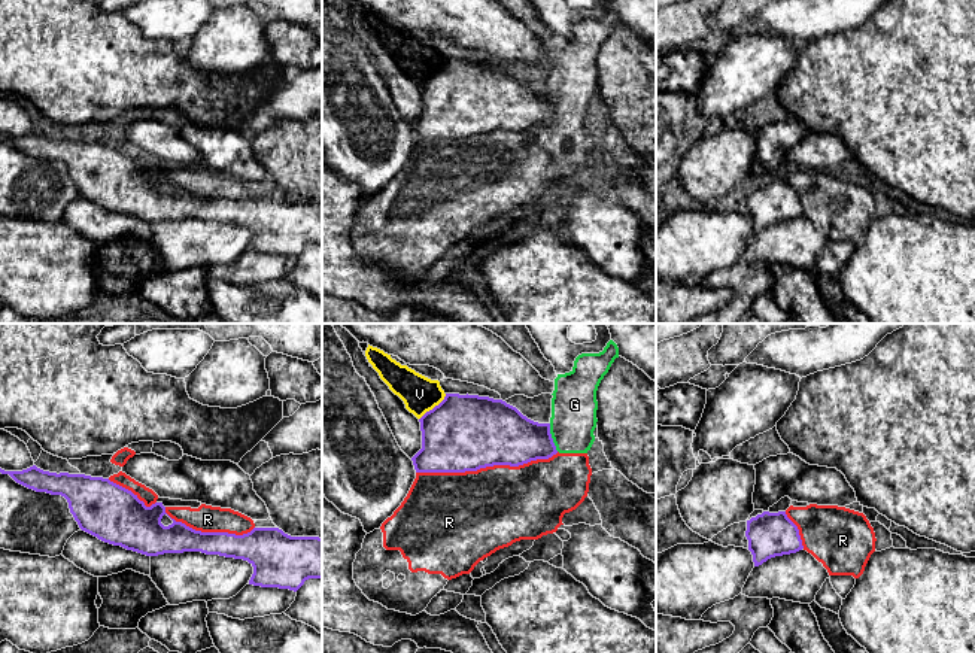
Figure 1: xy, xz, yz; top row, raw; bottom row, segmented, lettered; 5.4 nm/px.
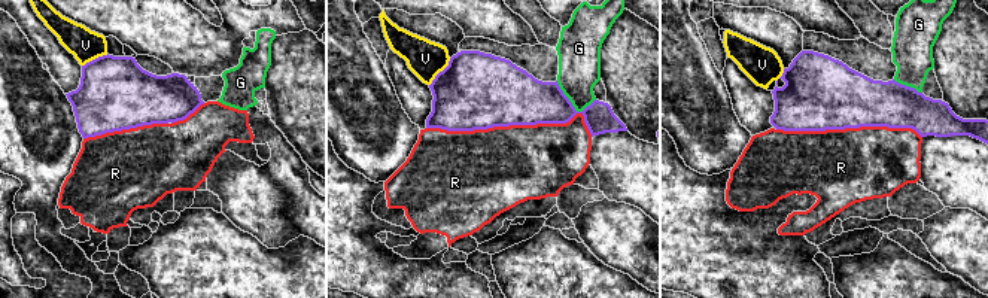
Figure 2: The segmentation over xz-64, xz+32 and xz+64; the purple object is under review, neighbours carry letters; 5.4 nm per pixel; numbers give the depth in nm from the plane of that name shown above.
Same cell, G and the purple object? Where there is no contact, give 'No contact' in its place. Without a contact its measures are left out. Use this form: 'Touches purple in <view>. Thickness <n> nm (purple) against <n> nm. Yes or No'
Touches purple in xz. Thickness 300 nm (purple) against 240 nm. No

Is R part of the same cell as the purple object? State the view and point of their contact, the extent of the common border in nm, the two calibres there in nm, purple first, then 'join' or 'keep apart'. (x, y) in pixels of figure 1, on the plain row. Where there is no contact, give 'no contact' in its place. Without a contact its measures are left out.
xz (486, 131) | 800 nm | 420/440 nm | keep apart

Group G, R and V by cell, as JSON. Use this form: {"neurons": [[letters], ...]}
{"neurons": [["G", "R"], ["V"]]}

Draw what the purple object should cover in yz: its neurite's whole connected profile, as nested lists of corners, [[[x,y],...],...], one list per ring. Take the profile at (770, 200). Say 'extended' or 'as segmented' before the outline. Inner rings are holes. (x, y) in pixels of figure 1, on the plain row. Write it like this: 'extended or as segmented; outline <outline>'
as segmented; outline [[[763,177],[747,186],[745,203],[754,233],[771,224],[796,219],[804,215],[798,192],[786,177]]]

